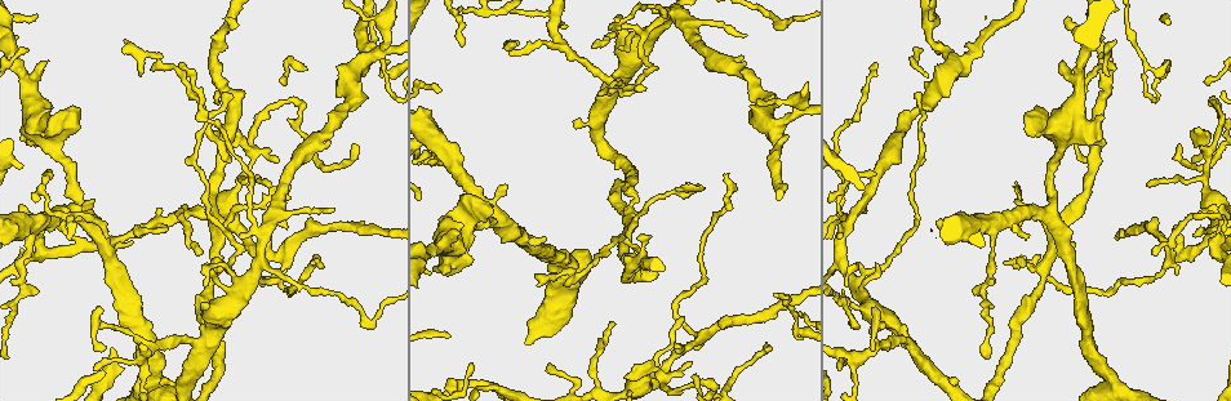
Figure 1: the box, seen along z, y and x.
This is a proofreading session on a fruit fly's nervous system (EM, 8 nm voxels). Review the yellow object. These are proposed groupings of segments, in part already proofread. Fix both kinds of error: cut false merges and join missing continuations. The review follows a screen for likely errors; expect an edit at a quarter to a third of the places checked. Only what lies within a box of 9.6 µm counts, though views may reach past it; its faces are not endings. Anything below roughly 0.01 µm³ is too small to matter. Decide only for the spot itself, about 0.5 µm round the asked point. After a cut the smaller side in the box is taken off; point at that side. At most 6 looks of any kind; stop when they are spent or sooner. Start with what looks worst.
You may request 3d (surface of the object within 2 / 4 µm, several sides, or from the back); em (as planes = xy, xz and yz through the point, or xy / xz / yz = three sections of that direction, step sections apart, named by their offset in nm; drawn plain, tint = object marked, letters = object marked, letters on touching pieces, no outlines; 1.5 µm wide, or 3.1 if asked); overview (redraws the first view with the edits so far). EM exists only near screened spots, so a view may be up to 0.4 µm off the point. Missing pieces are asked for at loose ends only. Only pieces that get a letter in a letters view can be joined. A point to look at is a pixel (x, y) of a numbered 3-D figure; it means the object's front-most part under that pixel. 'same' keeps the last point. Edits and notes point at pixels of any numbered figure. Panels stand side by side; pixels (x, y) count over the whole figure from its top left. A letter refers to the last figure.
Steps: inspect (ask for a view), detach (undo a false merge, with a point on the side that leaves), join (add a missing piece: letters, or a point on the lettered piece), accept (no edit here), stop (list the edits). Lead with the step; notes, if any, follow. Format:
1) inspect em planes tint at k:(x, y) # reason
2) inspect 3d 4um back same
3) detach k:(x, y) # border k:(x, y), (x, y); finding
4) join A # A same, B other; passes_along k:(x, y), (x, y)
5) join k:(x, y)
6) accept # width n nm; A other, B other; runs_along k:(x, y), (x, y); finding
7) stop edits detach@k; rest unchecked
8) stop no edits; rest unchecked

inspect em xy step 8 tint at 1:(490, 11) # three-way junction

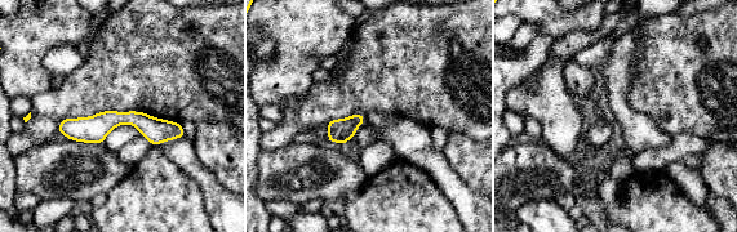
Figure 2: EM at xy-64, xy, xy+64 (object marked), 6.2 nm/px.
inspect em planes tint same

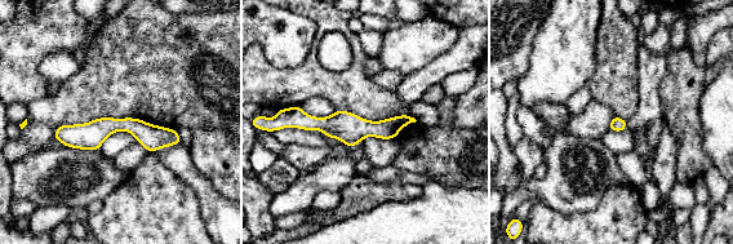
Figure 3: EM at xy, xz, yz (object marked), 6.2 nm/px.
inspect em planes letters same

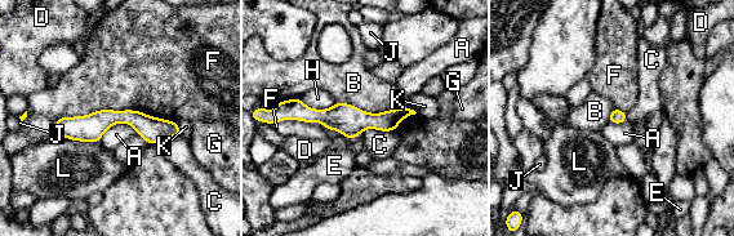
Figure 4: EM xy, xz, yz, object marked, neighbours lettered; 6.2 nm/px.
accept # width 90 nm; A other, B other, C other, D other, E other, F other, G other, H other, J other, K other, L other; runs_along 4:(288, 108), (348, 120), (408, 111); all the same neuron

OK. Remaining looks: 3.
inspect 3d 4um at 1:(149, 344)

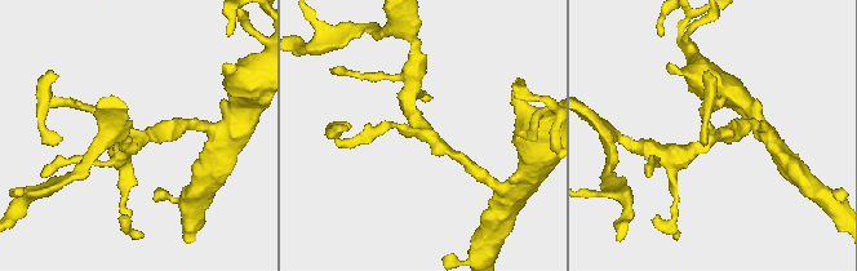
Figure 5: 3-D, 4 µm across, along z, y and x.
inspect em xz step 4 letters at 5:(425, 130) # arms 4; now the EM

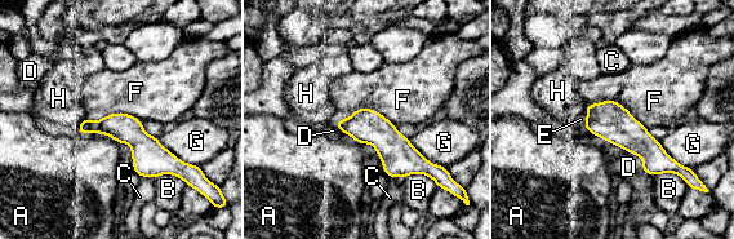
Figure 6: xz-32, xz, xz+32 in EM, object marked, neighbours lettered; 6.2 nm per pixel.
accept # width 190 nm; A other, B other, C other, D other, E other, F other, G other, H other; one neuron here

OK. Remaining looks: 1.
inspect em yz step 8 letters at 1:(214, 269) # a fork

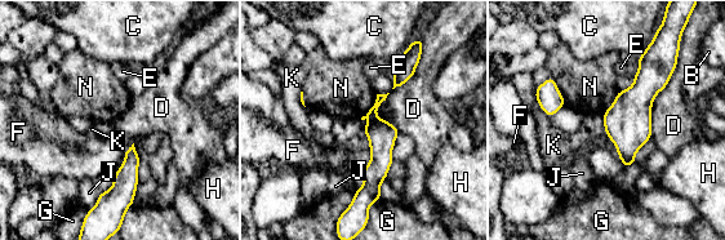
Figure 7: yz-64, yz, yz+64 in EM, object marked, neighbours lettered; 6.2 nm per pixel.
accept # longest_contact D 550 nm; B other, C other, D other, E other, F other, G other, H other, J other, K other, N other; runs_along 7:(382, 97), (373, 109), (378, 168), (370, 200); all the same neuron

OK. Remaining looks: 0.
stop no edits; rest unchecked

